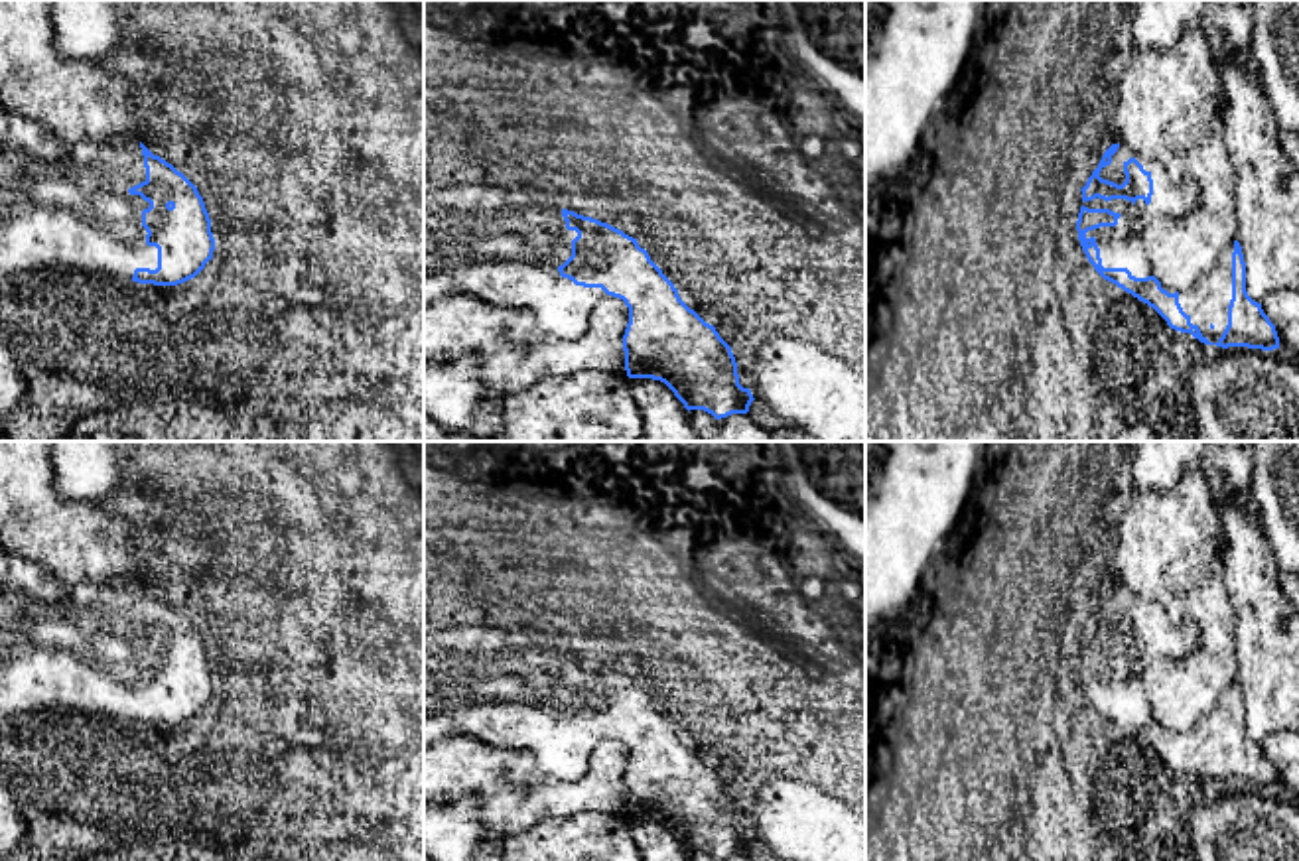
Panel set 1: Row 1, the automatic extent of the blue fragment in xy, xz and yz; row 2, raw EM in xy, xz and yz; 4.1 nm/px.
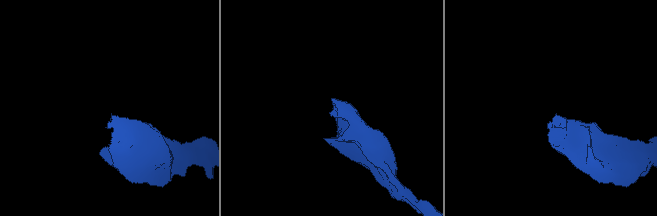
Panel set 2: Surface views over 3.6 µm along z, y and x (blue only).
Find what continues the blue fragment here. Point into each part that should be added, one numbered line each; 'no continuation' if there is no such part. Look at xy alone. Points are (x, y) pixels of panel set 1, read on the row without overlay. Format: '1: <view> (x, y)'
1: xy (64, 649)

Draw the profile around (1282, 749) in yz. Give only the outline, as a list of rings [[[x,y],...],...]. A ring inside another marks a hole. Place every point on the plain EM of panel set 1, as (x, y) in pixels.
[[[1271,733],[1262,751],[1275,766],[1279,790],[1299,798],[1299,733]]]

